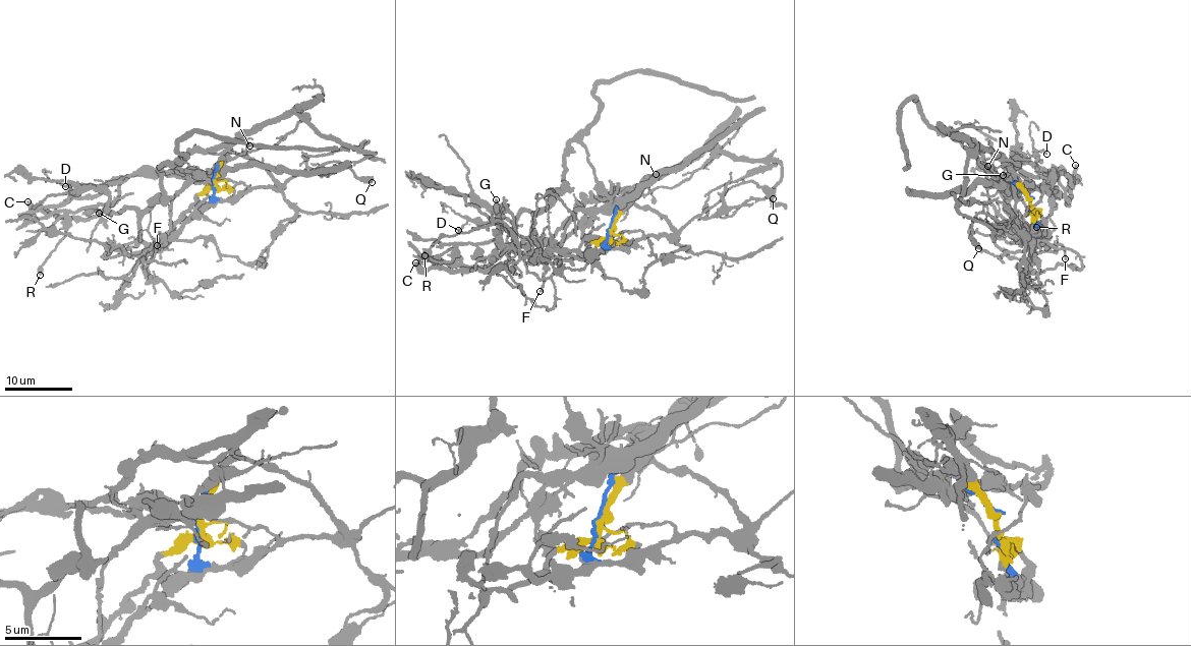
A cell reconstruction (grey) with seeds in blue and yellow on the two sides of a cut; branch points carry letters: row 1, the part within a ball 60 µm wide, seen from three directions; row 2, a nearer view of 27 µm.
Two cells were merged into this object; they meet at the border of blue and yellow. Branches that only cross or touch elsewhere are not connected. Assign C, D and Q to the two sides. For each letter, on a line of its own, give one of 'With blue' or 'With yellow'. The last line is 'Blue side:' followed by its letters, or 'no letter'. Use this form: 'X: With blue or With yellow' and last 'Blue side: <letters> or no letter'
C: With yellow
D: With yellow
Q: With blue
Blue side: Q

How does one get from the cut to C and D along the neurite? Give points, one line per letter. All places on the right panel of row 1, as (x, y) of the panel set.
C: (1029, 200), (1009, 159), (1014, 157), (1017, 168), (1046, 179), (1057, 174), (1066, 204), (1077, 174), (1075, 165)
D: (1029, 200), (1009, 159), (1014, 157), (1017, 168), (1046, 179), (1058, 173), (1035, 165), (1037, 153), (1046, 153)

